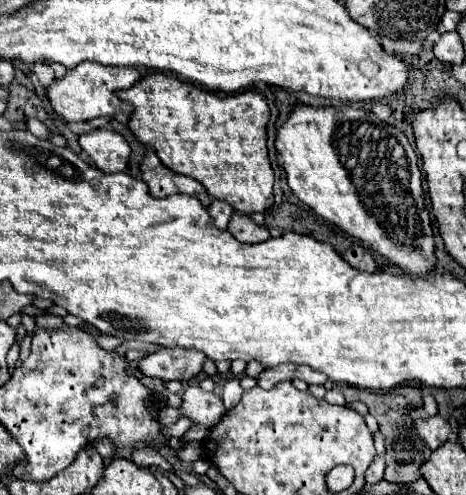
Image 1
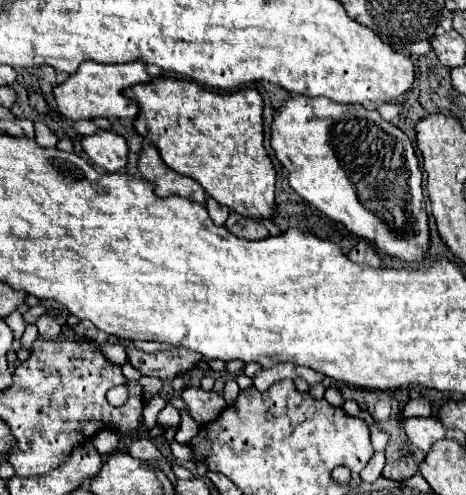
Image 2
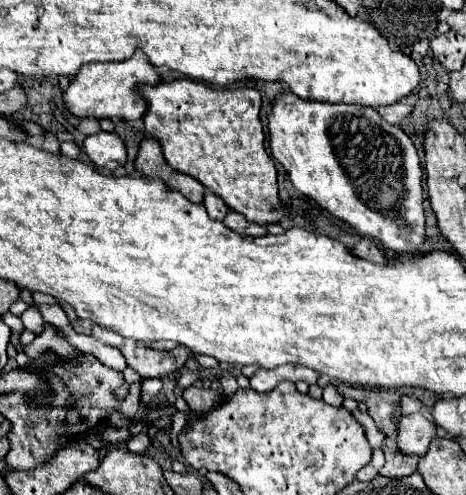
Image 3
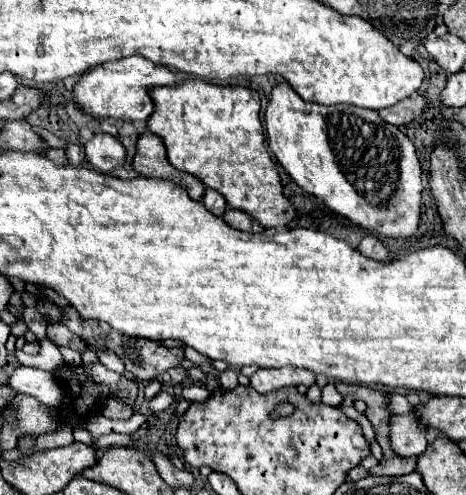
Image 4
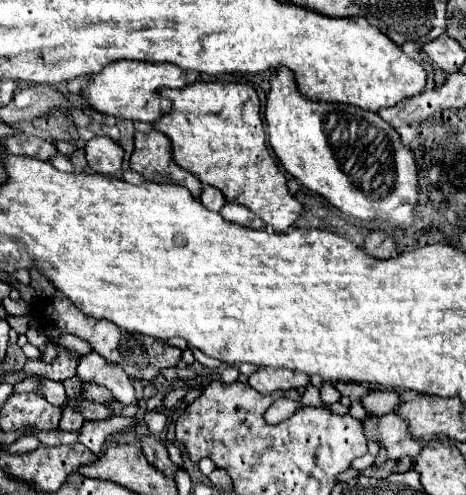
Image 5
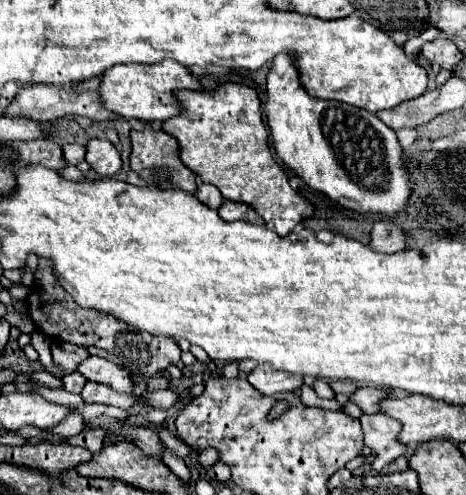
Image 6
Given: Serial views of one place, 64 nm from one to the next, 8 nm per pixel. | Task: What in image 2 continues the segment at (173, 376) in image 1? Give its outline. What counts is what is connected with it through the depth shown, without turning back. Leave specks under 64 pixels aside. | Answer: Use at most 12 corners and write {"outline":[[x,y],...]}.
{"outline":[[130,346],[142,376],[172,380],[194,370],[198,352],[172,348],[146,354]]}

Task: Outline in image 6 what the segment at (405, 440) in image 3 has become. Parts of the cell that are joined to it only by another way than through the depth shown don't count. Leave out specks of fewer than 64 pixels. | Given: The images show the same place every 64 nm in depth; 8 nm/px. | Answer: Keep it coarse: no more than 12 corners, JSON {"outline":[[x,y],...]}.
{"outline":[[362,414],[364,444],[372,448],[372,470],[408,452],[400,444],[400,422]]}

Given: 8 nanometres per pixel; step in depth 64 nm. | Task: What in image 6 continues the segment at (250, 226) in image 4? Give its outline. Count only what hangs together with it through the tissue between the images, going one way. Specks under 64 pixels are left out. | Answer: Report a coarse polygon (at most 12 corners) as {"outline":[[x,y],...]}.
{"outline":[[224,200],[218,214],[222,220],[264,224],[264,220],[242,202]]}

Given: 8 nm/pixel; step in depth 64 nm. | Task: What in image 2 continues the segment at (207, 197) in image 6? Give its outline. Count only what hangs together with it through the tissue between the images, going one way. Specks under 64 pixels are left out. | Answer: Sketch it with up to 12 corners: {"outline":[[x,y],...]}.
{"outline":[[214,198],[206,200],[210,218],[224,226],[230,216],[226,206]]}

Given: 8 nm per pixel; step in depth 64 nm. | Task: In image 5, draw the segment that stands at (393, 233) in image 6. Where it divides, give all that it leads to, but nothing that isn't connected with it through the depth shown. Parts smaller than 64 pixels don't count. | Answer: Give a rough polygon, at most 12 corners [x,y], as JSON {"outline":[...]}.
{"outline":[[372,230],[362,246],[374,258],[390,258],[392,236]]}

